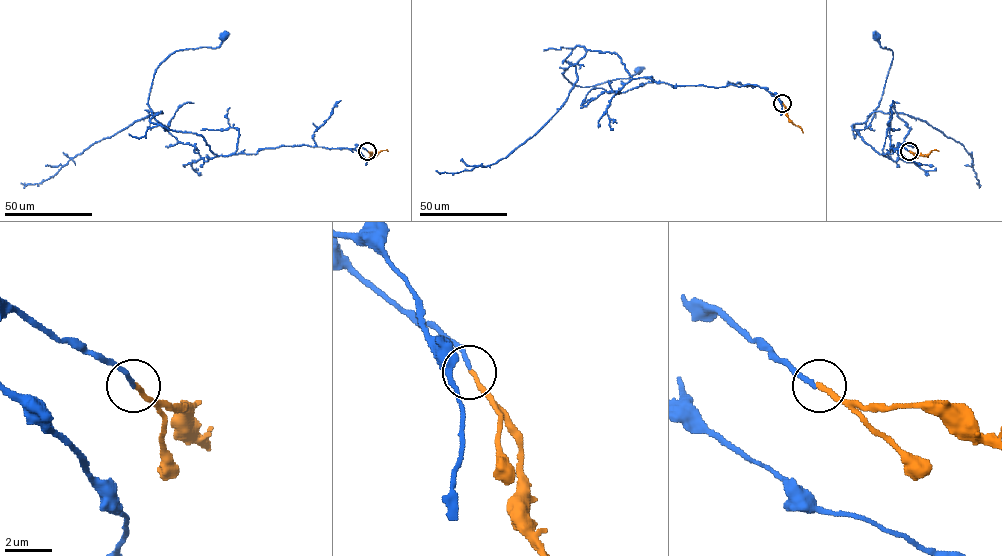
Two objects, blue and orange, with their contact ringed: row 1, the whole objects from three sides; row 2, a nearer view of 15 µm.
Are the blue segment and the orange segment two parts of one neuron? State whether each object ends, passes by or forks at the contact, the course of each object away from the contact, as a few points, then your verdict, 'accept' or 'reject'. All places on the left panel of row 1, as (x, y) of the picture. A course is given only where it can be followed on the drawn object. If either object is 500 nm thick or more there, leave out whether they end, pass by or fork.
blue ends; orange ends; course blue (367, 151), (218, 156), (201, 135), (165, 128), (148, 106), (155, 70), (223, 36); course orange (367, 151), (375, 156), (388, 151); accept

